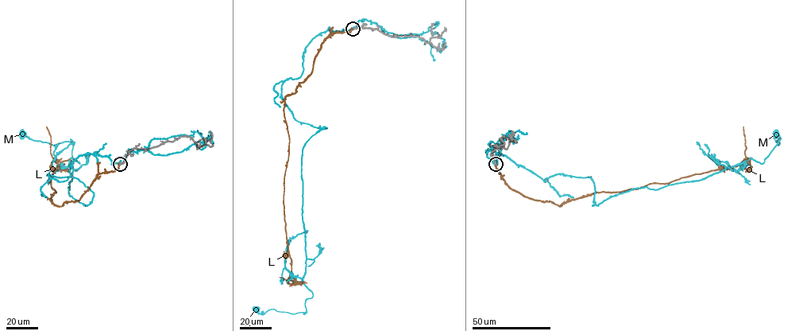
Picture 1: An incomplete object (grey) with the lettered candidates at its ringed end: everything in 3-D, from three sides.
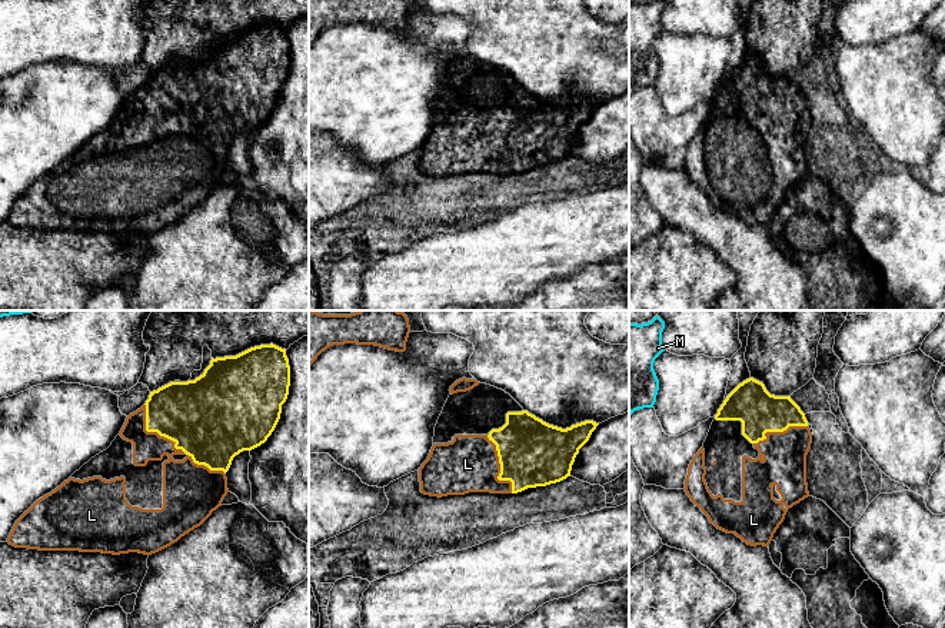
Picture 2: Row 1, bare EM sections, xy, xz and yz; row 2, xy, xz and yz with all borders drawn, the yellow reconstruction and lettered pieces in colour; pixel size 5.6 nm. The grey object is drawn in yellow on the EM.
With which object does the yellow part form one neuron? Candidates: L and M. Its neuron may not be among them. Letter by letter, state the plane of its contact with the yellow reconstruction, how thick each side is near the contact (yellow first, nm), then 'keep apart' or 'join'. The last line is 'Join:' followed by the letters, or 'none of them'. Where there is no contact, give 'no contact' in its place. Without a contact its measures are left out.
L: xy | 480/280 nm | join
M: no contact | keep apart
Join: L

